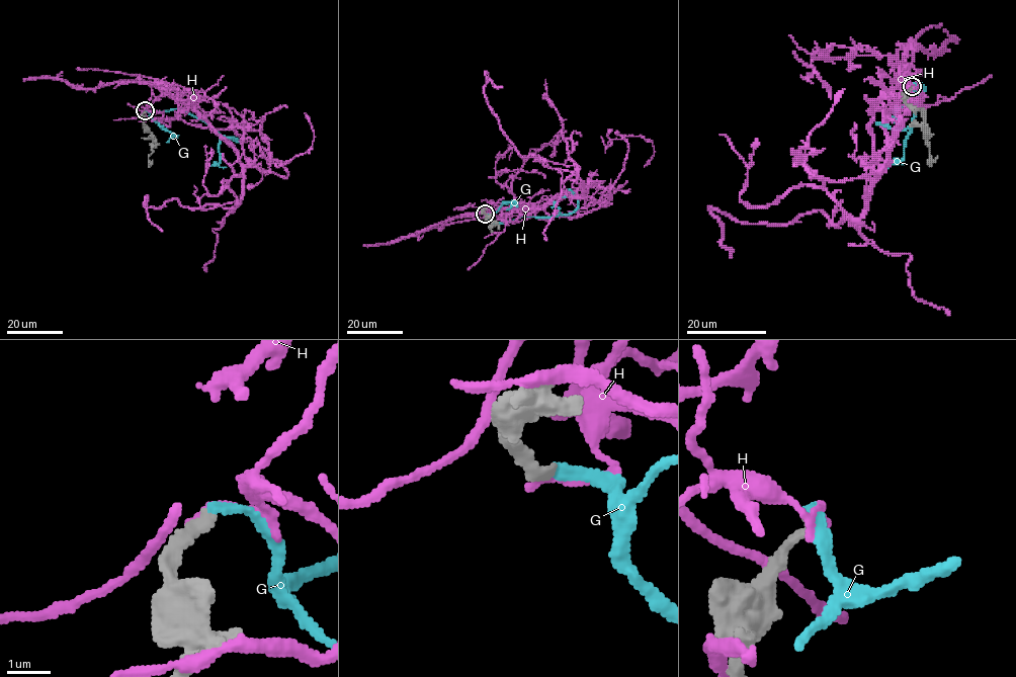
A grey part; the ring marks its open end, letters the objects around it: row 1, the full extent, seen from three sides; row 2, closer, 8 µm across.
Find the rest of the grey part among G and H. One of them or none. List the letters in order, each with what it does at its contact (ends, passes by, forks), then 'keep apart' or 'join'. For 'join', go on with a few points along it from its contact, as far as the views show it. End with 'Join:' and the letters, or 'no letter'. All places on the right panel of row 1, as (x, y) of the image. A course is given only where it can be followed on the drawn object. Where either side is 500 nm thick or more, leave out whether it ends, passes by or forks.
G: it ends there; join; it runs (912, 86), (916, 93), (925, 89), (919, 82), (915, 83), (916, 111), (906, 139), (904, 157), (887, 166)
H: it ends there; keep apart
Join: G

